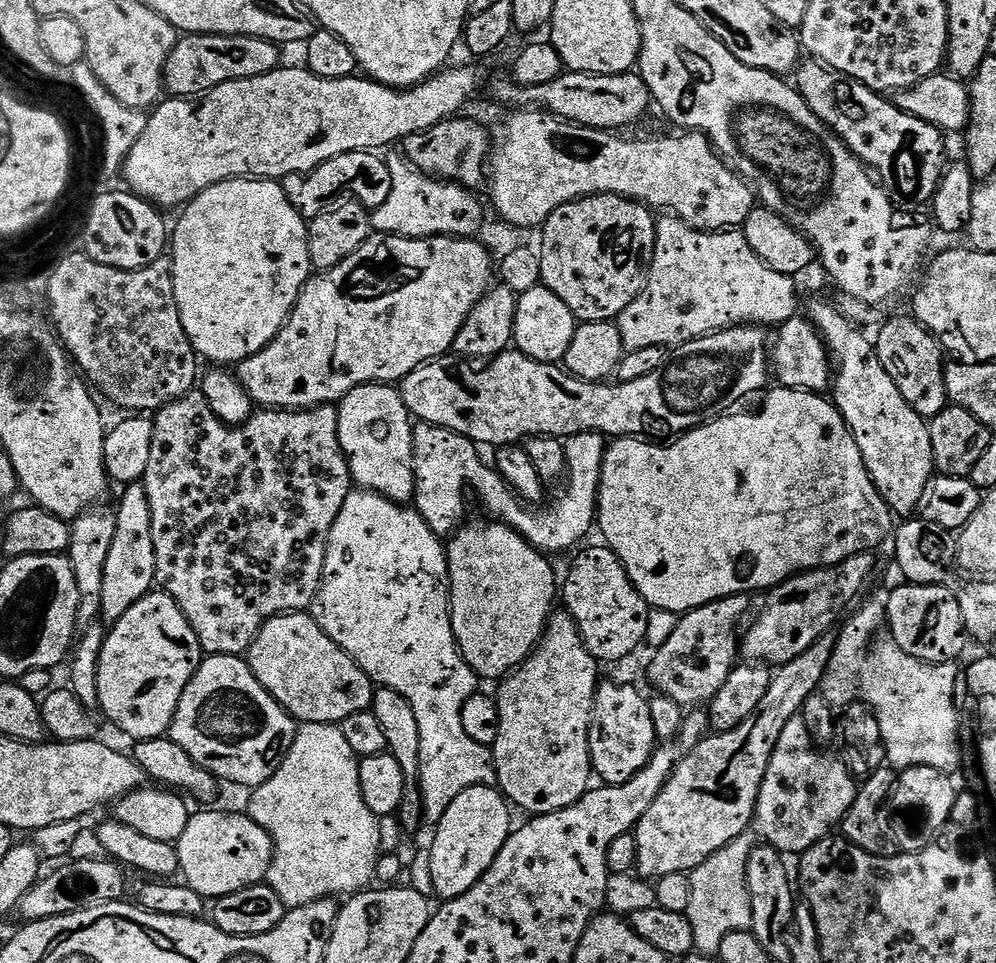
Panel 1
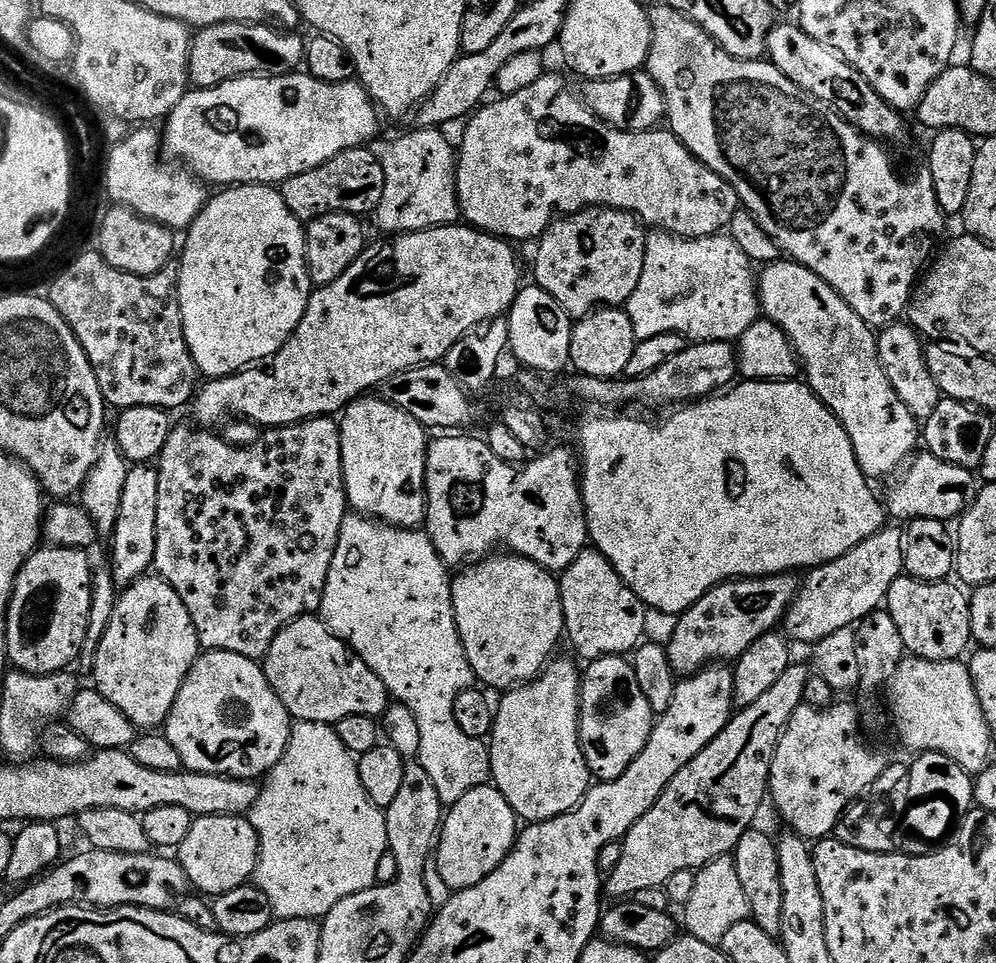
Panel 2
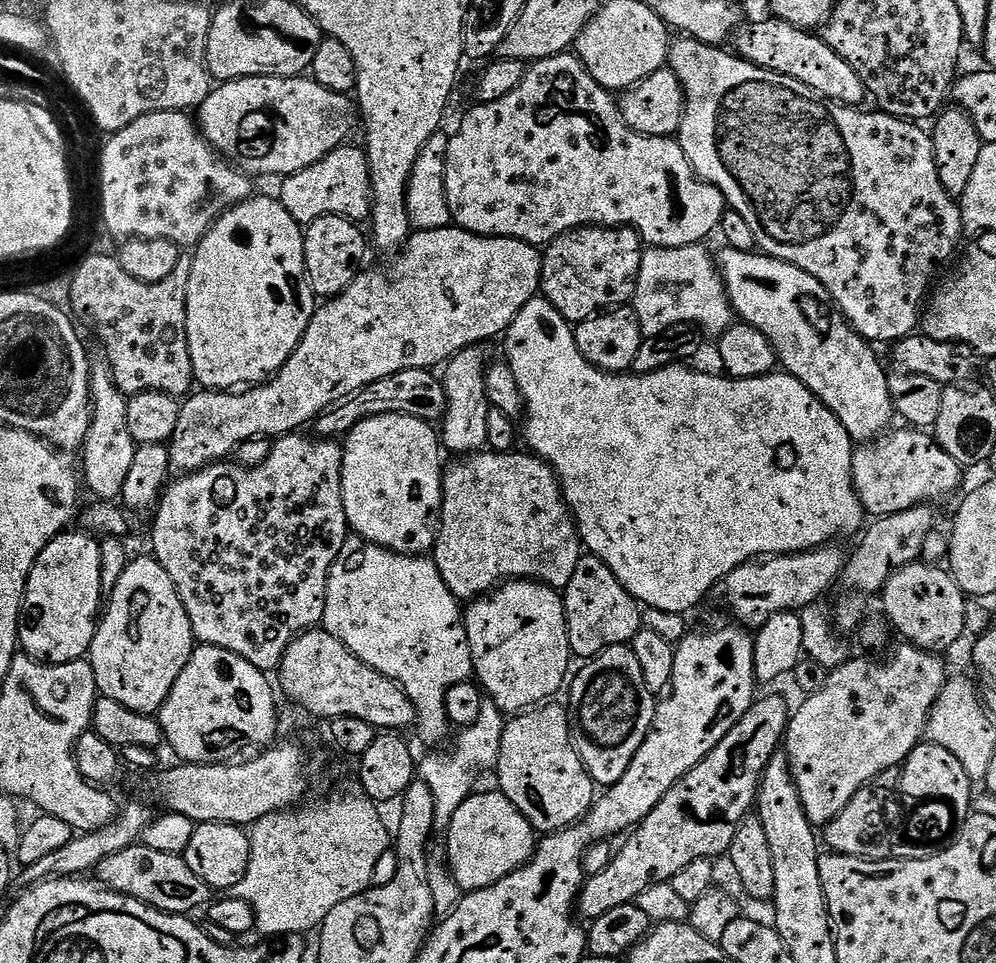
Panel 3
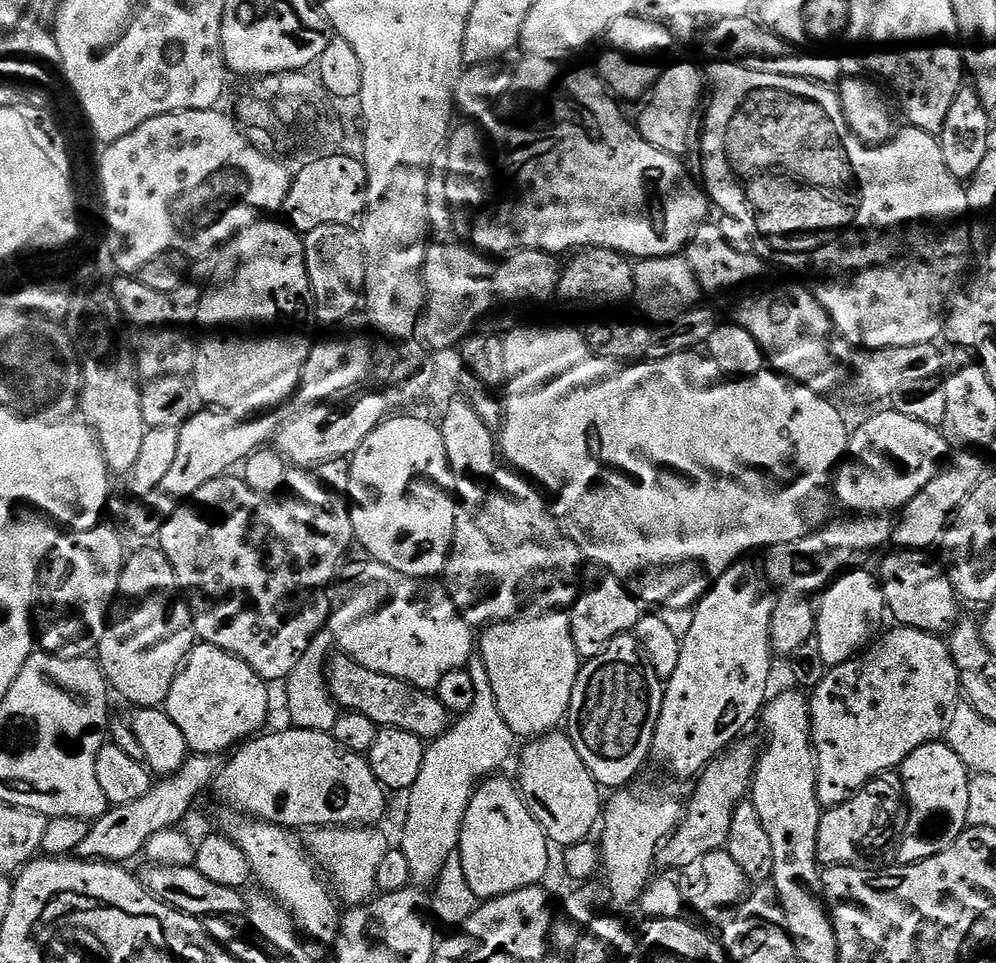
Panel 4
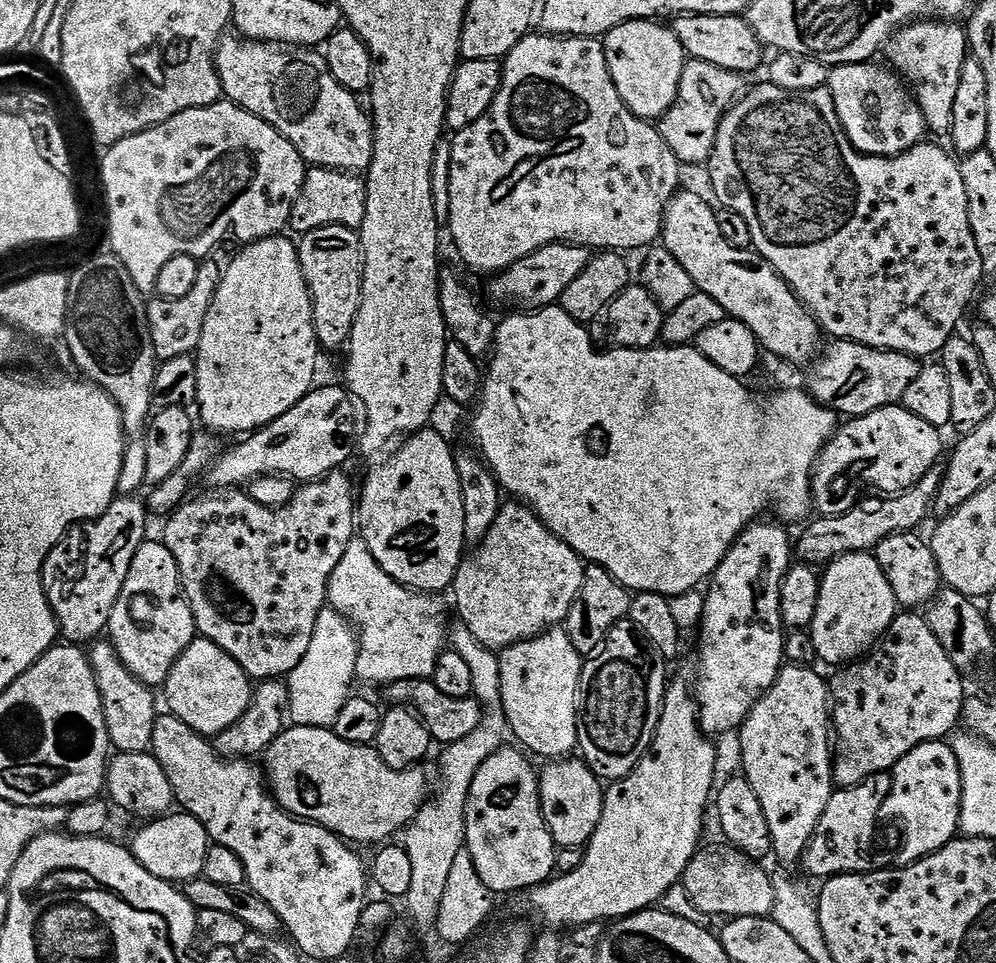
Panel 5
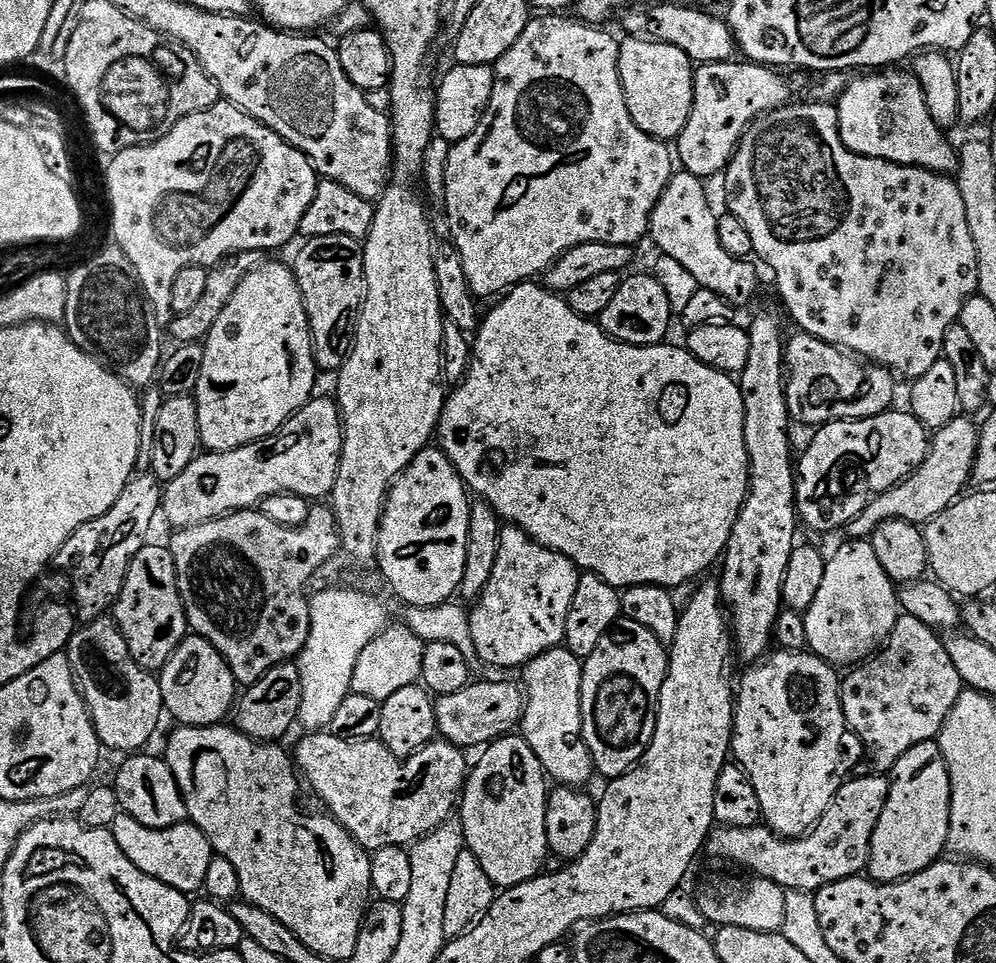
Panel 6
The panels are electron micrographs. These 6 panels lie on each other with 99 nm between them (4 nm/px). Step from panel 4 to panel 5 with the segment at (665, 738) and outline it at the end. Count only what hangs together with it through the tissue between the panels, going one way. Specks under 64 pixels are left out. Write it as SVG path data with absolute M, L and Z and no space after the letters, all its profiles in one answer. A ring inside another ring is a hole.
M753 522L741 532L726 558L722 558L718 570L712 575L706 588L704 621L698 629L700 673L696 676L696 684L694 680L694 695L700 713L700 728L712 738L717 738L716 736L722 735L723 732L735 733L739 730L752 707L774 686L781 668L786 664L786 629L780 614L780 585L793 563L794 544L791 539L788 541L789 529L783 523L764 523Z

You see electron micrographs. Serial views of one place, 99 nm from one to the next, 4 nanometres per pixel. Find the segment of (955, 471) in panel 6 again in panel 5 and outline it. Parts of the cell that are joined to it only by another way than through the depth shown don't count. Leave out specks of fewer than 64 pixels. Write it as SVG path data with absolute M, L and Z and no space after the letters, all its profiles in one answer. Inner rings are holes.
M934 467L913 488L881 499L884 501L877 508L857 506L841 516L826 516L816 518L816 521L813 519L807 525L809 528L805 530L804 537L795 541L795 559L809 566L827 566L837 556L845 556L851 552L871 553L882 541L896 532L916 532L919 524L927 518L928 512L930 516L933 511L941 479L941 469Z

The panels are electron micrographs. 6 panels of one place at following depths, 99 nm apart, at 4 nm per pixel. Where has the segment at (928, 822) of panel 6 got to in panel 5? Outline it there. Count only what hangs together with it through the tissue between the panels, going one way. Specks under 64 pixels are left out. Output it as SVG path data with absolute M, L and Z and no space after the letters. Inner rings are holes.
M931 740L906 754L892 769L892 789L884 803L883 815L900 820L900 828L908 835L901 865L926 858L942 846L957 839L962 806L962 774L951 743Z

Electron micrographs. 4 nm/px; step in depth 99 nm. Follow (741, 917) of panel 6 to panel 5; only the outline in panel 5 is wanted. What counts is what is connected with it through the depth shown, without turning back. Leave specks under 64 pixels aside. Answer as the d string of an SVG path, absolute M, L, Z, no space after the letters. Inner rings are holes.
M730 848L726 850L699 851L687 864L682 881L691 904L702 914L708 916L769 917L772 913L775 893L771 875L764 872L757 863L749 860L743 853Z

